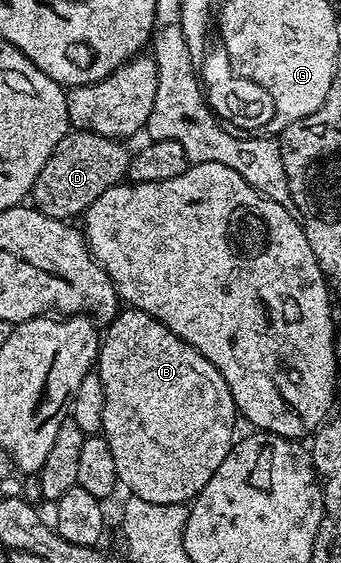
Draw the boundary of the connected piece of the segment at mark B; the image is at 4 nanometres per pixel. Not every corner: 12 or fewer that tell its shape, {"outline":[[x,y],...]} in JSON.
{"outline":[[138,308],[95,371],[118,481],[198,496],[233,449],[231,390]]}

